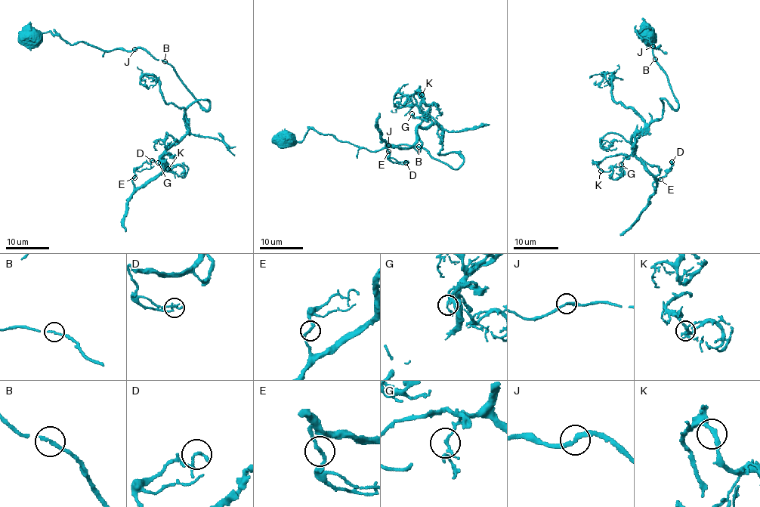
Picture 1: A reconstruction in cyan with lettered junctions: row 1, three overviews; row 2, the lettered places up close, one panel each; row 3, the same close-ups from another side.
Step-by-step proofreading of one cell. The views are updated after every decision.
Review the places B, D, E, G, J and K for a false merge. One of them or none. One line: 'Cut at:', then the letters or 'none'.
Cut at: none

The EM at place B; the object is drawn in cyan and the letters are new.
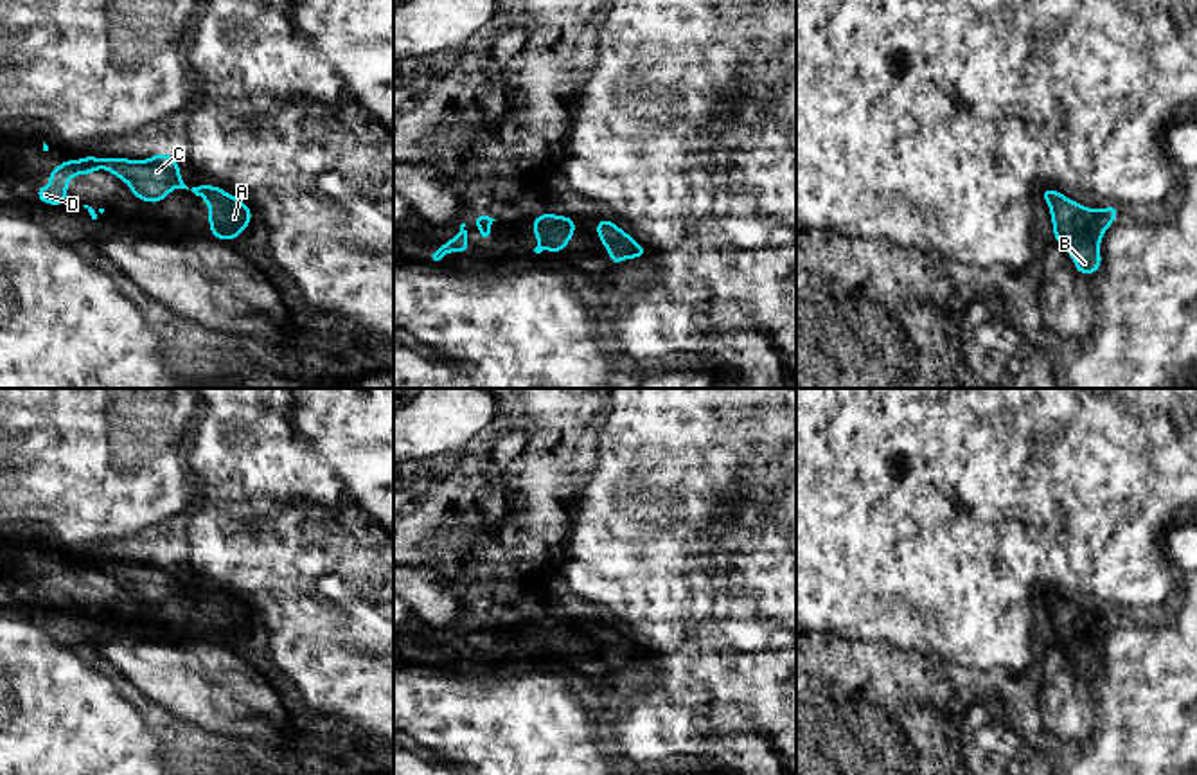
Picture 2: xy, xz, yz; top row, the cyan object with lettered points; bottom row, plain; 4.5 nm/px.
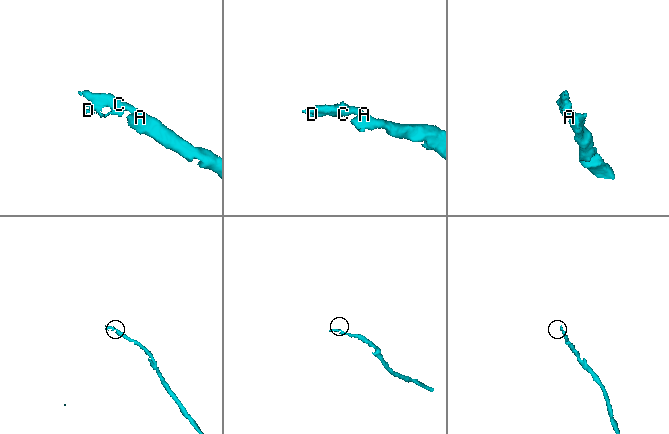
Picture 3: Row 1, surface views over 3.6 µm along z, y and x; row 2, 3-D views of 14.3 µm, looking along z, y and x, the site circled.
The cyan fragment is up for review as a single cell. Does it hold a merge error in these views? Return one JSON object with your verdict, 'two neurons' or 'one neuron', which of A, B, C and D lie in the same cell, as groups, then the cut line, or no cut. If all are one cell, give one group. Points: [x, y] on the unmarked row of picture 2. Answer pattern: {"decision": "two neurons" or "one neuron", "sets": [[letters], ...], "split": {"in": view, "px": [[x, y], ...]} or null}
{"decision": "one neuron", "sets": [["A", "B", "C", "D"]], "split": null}

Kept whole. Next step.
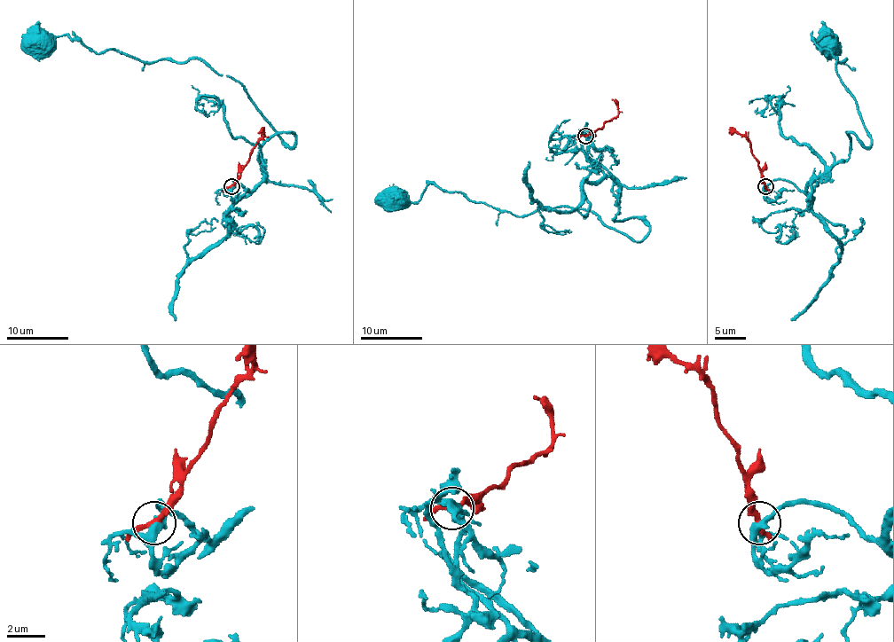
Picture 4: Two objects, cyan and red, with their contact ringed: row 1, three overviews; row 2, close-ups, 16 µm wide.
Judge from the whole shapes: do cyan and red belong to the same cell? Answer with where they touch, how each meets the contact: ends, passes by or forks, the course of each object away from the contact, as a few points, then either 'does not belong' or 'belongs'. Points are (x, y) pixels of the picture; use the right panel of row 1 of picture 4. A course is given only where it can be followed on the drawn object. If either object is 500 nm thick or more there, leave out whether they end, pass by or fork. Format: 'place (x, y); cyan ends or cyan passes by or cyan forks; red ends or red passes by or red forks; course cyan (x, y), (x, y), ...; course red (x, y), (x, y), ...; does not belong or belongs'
place (765, 186); cyan forks; red passes by; course cyan (765, 186), (803, 191), (850, 157), (848, 132), (871, 143), (838, 74), (846, 59), (813, 39), (827, 43); course red (765, 186), (751, 152), (751, 144), (744, 137), (733, 132), (728, 134); does not belong

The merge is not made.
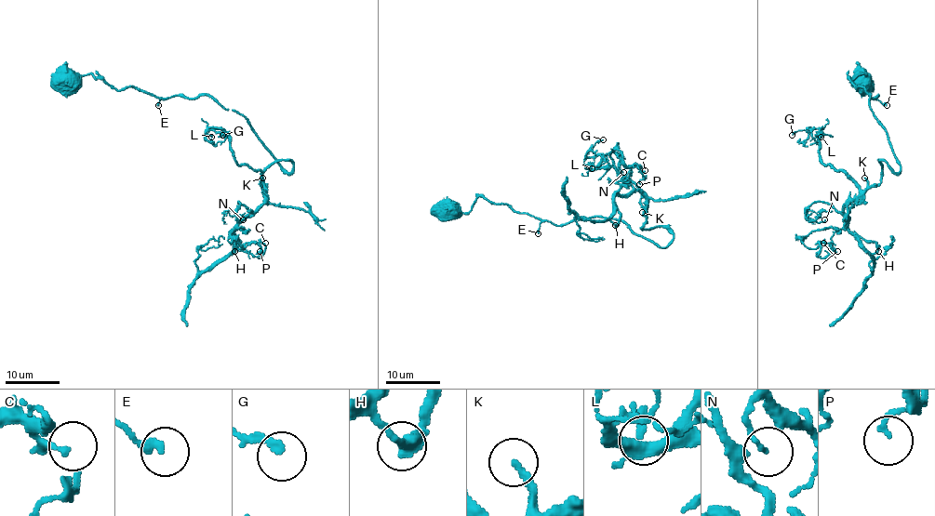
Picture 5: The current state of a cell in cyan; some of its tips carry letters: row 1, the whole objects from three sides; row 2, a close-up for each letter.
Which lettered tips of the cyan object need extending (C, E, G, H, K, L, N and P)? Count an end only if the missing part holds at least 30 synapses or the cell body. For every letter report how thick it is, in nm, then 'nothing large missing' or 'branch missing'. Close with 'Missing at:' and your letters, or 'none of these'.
C: 110 nm | nothing large missing
E: 260 nm | nothing large missing
G: 180 nm | nothing large missing
H: 280 nm | nothing large missing
K: 240 nm | branch missing
L: 200 nm | nothing large missing
N: 130 nm | nothing large missing
P: 120 nm | nothing large missing
Missing at: K

